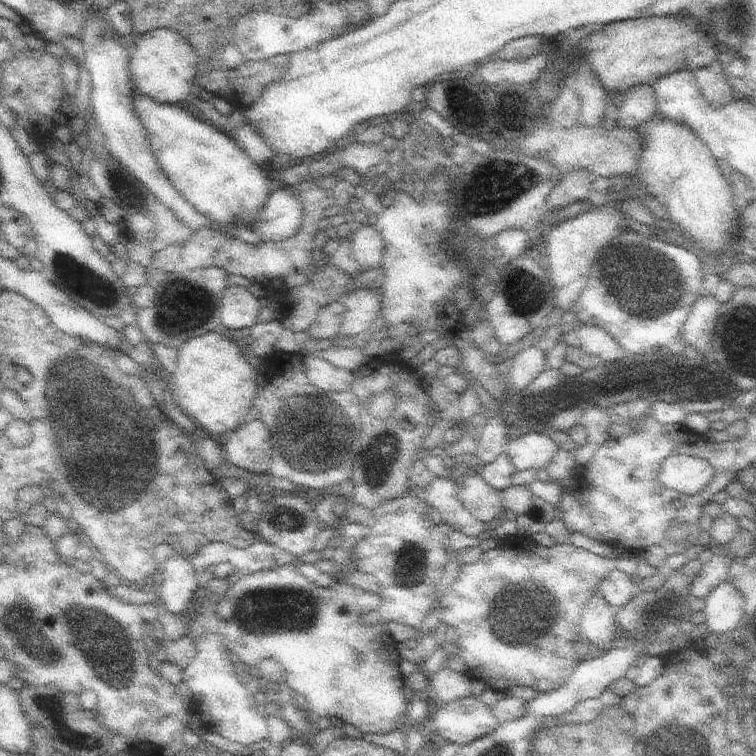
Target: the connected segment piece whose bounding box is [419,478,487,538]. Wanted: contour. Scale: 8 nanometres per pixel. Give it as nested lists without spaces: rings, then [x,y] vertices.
[[[435,478],[427,492],[419,492],[421,498],[427,502],[427,508],[439,510],[443,518],[443,528],[445,530],[457,530],[465,536],[477,538],[477,534],[487,532],[487,524],[477,520],[475,516],[469,514],[465,504],[459,498],[459,478]]]

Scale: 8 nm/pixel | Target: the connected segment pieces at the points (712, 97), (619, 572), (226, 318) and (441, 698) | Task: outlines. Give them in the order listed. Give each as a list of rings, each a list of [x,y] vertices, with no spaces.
[[[713,66],[701,68],[693,72],[693,78],[695,78],[697,90],[701,92],[701,96],[715,108],[725,106],[735,100],[735,92],[729,86],[729,80],[725,80],[723,70],[713,70]]]
[[[617,568],[603,578],[599,592],[603,594],[605,602],[611,604],[611,608],[623,608],[627,602],[633,600],[635,588],[637,588],[635,578],[629,576],[625,568]]]
[[[227,286],[223,292],[219,314],[221,314],[221,328],[223,330],[251,330],[259,322],[263,304],[243,286]]]
[[[443,666],[441,670],[429,674],[429,698],[437,702],[457,702],[471,696],[471,678],[469,674],[459,674],[449,670],[449,666]]]

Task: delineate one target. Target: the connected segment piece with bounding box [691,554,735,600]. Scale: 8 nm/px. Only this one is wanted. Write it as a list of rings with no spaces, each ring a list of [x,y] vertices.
[[[731,554],[713,556],[711,562],[707,562],[707,566],[703,566],[699,576],[693,580],[691,600],[695,600],[695,598],[703,598],[705,600],[715,586],[725,582],[727,576],[729,576],[729,570],[733,566],[733,560],[735,560],[735,556],[731,556]]]

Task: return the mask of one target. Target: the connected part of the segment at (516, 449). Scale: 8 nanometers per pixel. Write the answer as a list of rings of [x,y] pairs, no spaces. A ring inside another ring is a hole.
[[[523,434],[519,438],[509,438],[505,444],[507,458],[515,464],[515,470],[541,470],[553,462],[555,452],[559,452],[561,446],[551,440],[547,434]]]

